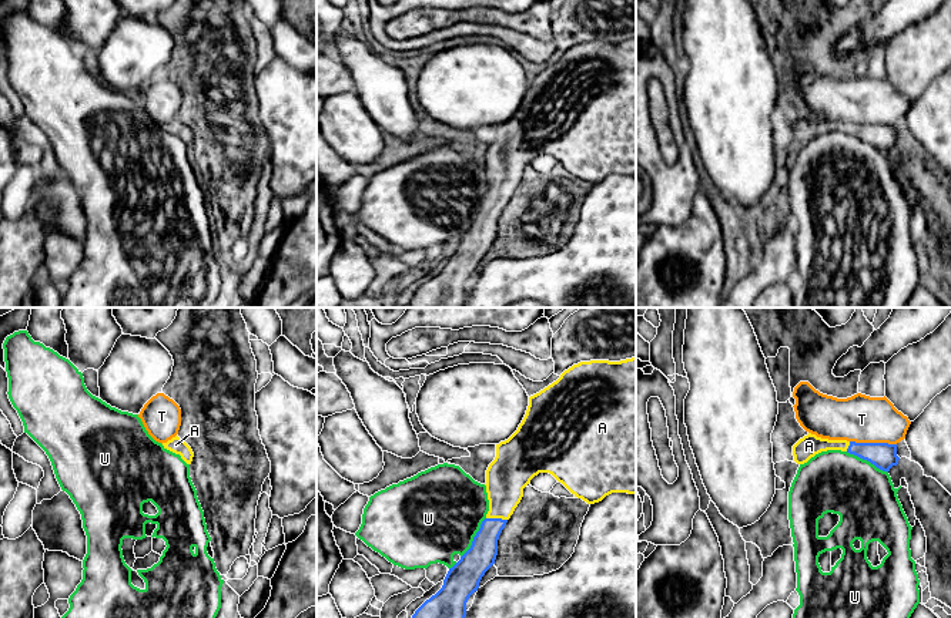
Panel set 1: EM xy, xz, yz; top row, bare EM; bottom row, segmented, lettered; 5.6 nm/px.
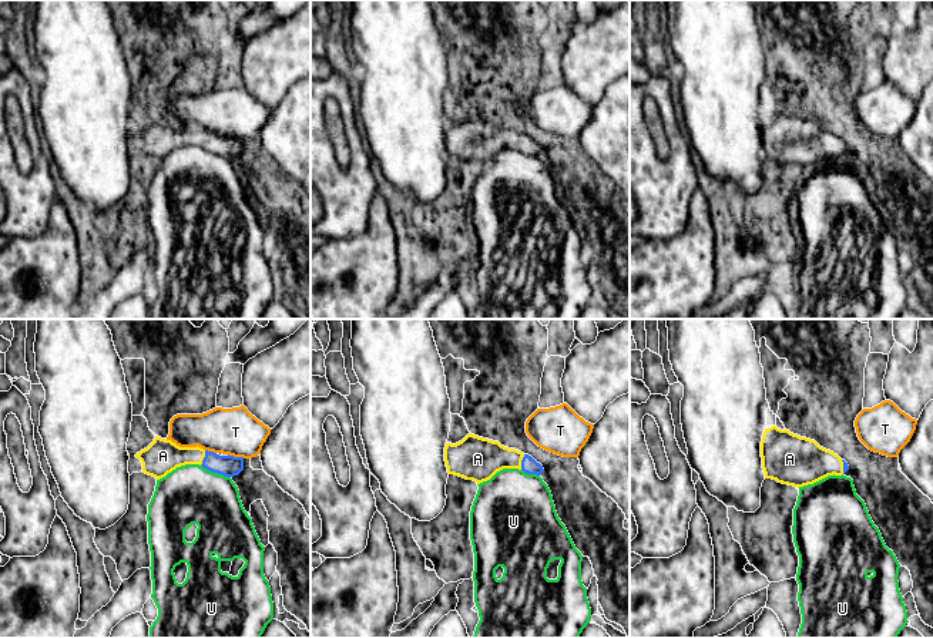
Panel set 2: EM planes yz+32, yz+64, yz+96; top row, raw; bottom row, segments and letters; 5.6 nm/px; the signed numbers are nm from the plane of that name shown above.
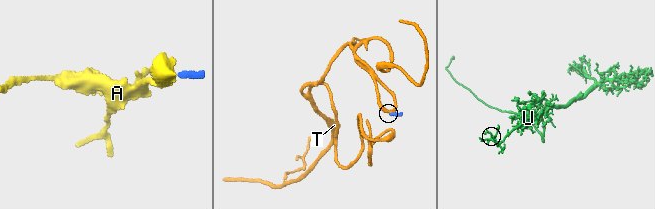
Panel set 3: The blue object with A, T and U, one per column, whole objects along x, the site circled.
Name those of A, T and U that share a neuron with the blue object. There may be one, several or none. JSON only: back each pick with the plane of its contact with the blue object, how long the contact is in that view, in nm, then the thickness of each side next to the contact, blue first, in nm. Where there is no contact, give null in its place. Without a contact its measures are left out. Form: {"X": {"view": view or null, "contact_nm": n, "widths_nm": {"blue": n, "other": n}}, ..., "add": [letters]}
{"A": {"view": "xz", "contact_nm": 120, "widths_nm": {"blue": 160, "other": 240}}, "add": ["A"]}

